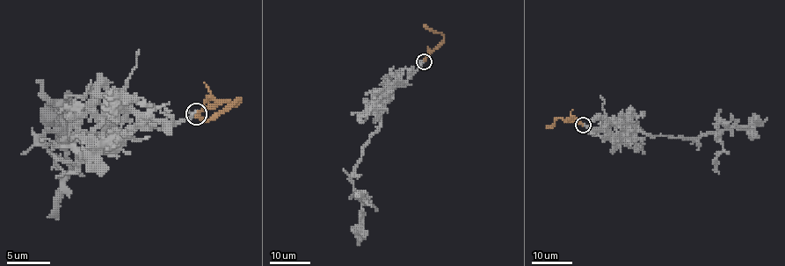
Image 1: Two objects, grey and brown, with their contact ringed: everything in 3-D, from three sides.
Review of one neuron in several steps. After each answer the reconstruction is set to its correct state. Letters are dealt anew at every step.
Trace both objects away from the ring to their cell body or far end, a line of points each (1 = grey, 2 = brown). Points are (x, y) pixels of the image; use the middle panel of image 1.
1: (423, 61), (392, 90), (381, 120), (351, 177), (362, 199), (363, 228), (359, 244)
2: (424, 61), (443, 36), (423, 24)

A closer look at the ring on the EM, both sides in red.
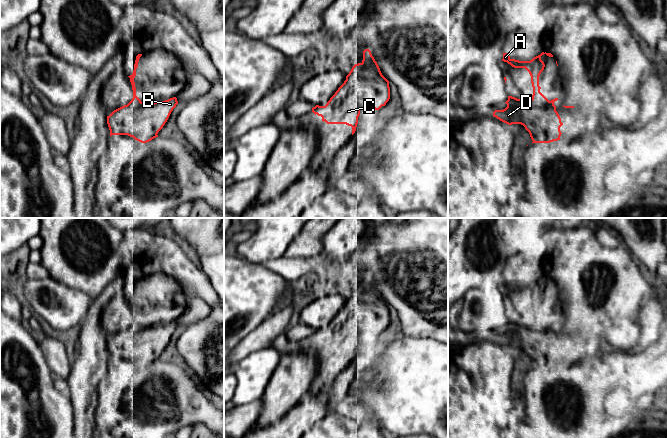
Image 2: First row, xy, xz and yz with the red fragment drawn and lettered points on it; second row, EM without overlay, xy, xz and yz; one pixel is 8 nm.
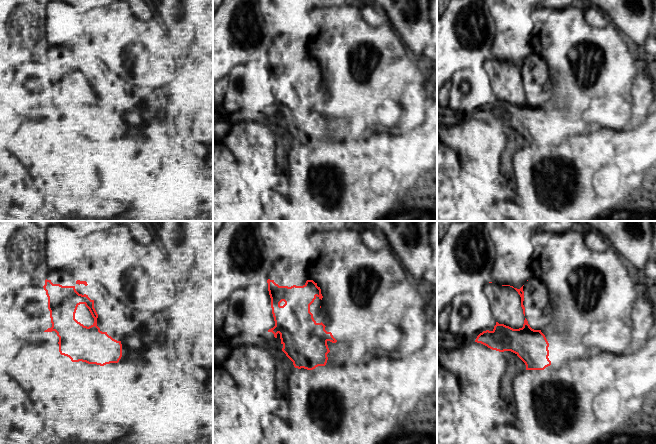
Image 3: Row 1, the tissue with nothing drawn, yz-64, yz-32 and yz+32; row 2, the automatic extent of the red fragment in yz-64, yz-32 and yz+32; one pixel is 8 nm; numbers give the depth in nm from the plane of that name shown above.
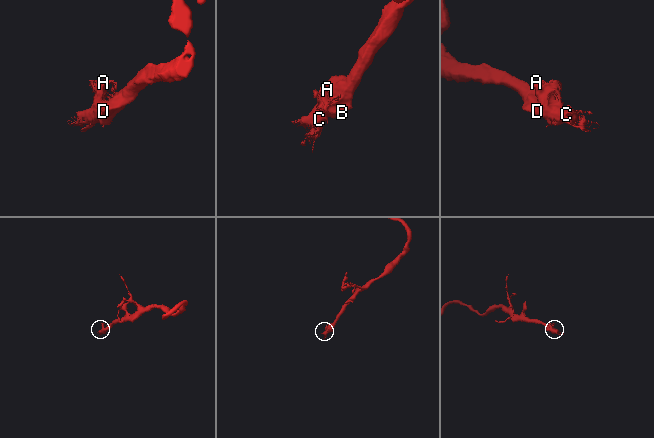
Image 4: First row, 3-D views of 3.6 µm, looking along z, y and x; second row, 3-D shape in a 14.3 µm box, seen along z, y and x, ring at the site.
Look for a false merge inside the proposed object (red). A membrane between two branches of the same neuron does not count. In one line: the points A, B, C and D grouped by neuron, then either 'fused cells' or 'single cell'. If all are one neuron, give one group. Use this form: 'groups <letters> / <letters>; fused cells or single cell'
groups A B C D; single cell

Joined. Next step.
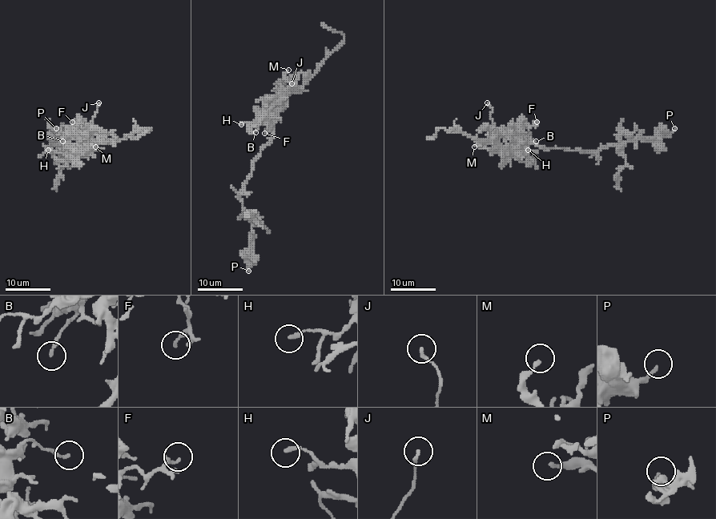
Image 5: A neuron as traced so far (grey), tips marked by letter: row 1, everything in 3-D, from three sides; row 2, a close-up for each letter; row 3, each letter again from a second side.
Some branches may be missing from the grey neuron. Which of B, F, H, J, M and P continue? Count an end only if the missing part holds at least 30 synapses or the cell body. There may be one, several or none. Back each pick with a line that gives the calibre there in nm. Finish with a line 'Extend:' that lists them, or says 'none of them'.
Extend: none of them

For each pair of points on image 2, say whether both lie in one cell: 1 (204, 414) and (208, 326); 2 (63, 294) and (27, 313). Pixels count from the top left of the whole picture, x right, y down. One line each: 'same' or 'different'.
1: different
2: different

